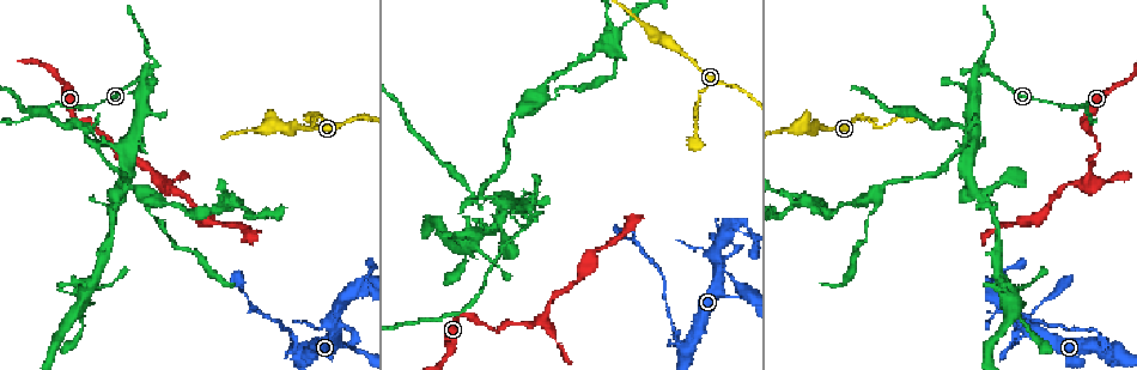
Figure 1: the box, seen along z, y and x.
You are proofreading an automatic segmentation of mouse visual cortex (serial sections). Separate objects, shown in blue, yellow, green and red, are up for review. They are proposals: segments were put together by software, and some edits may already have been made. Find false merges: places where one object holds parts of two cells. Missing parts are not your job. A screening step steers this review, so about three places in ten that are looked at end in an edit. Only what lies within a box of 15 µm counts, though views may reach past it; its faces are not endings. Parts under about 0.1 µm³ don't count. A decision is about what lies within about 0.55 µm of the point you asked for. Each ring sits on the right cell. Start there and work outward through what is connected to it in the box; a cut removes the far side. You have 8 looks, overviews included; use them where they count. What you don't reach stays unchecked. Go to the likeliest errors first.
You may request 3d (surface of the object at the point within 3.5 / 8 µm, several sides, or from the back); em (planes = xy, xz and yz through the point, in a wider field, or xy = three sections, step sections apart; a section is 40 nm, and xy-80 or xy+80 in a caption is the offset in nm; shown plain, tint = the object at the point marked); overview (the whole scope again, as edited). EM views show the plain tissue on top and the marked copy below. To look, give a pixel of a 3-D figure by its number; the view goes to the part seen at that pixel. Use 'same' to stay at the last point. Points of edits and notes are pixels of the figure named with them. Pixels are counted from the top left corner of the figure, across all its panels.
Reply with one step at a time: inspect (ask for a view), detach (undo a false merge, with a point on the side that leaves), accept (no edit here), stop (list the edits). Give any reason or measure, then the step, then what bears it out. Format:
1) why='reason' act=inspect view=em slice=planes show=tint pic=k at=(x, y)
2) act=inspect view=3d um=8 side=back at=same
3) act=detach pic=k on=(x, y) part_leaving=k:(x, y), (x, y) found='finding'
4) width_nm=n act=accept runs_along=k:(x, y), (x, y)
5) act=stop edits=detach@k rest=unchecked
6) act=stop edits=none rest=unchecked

why='abrupt turn' act=inspect view=3d um=8 pic=1 at=(157, 177)

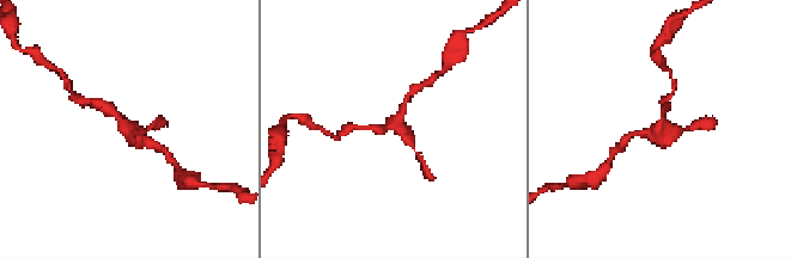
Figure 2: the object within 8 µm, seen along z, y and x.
act=inspect view=3d um=3.5 pic=2 at=(129, 125)

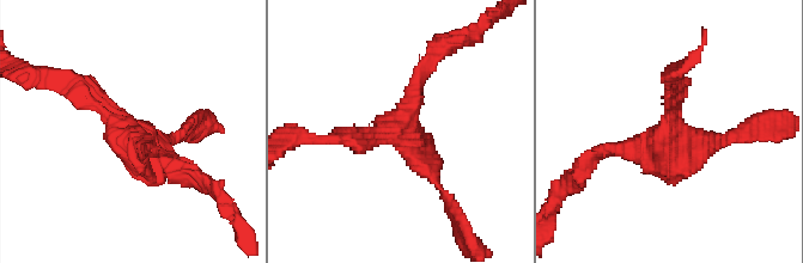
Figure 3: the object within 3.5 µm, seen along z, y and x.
why='need the tissue' act=inspect view=em slice=xy step=3 show=tint pic=3 at=(664, 134)

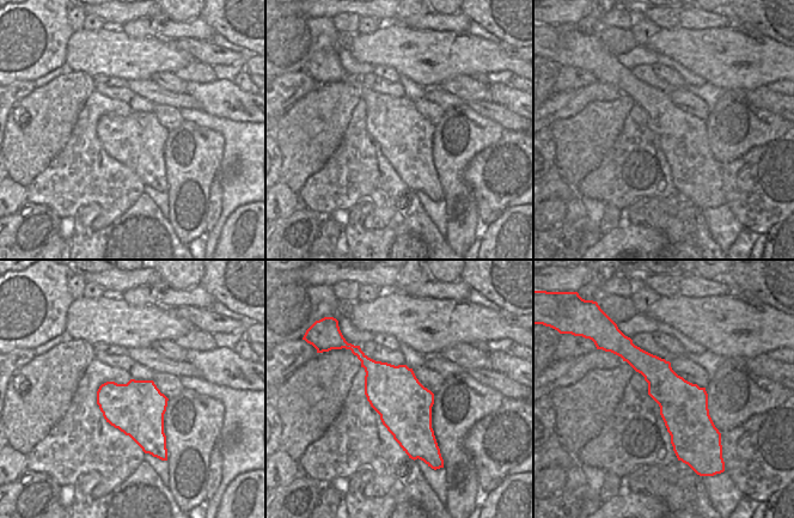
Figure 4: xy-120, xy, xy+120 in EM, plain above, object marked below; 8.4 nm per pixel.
act=accept runs_along=3:(68, 77), (134, 142), (160, 153) found='all the same cell'

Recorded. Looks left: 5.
why='thick turns thin' act=inspect view=3d um=3.5 pic=1 at=(721, 261)

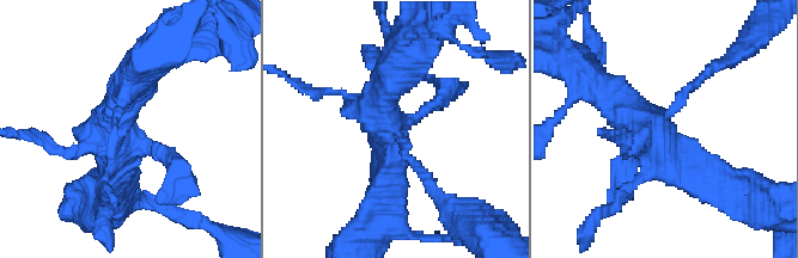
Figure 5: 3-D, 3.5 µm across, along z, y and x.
act=accept runs_along=5:(710, 172), (663, 151), (590, 80) found='one cell here'

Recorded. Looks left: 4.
why='calibre changes' act=inspect view=3d um=3.5 side=back pic=1 at=(354, 288)

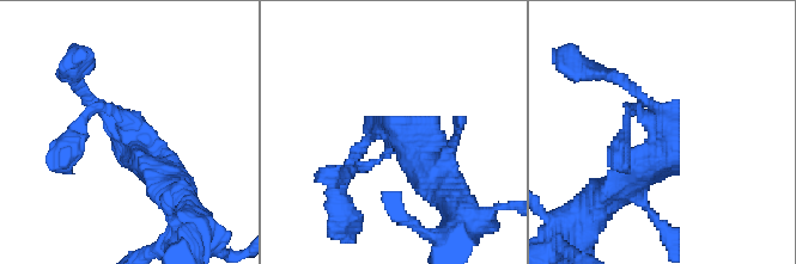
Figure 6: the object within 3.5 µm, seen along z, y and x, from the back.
act=inspect view=em slice=xy step=2 show=tint pic=6 at=(131, 137)

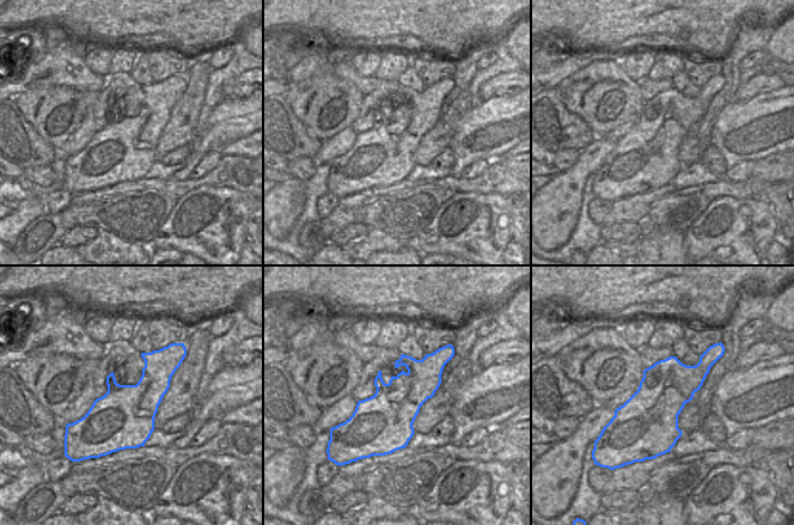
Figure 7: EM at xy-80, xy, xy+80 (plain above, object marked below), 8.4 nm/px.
why='cut it another way' act=inspect view=em slice=xy step=5 show=tint at=same

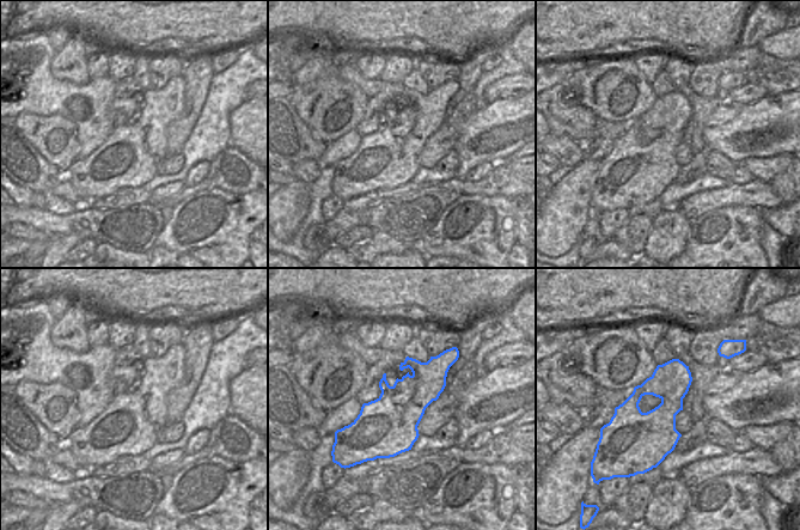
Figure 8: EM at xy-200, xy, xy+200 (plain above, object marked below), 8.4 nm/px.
act=accept runs_along=6:(172, 184), (81, 88) found='continuous, no second cell'

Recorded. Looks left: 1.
act=stop edits=none rest=unchecked

